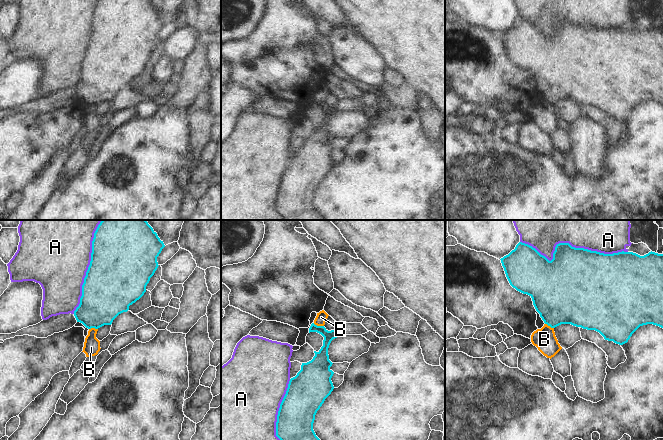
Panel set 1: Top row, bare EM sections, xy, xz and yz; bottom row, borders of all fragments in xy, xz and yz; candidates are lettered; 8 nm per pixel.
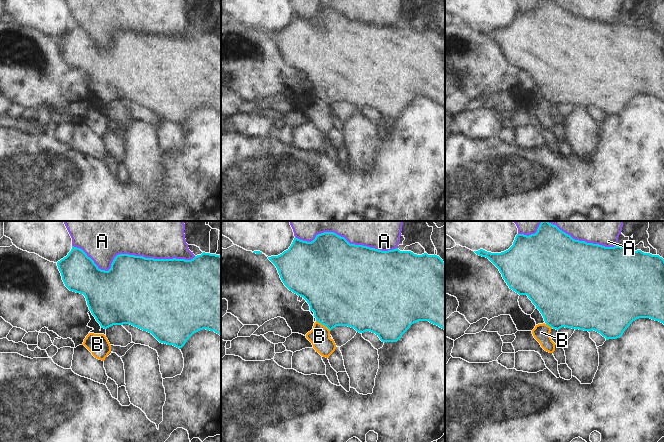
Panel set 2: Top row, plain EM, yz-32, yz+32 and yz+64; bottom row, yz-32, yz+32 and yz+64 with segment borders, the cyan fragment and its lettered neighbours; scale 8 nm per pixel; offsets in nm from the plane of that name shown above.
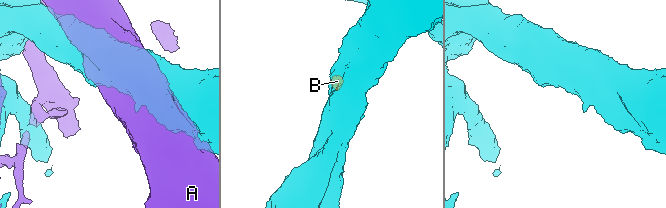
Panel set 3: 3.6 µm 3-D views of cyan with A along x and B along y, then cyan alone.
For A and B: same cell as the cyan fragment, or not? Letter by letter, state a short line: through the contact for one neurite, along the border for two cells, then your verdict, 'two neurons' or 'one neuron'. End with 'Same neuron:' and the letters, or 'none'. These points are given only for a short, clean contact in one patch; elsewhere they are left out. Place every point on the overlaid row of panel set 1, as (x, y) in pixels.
A: two neurons
B: line xz (313, 323), (323, 326); two neurons
Same neuron: none

